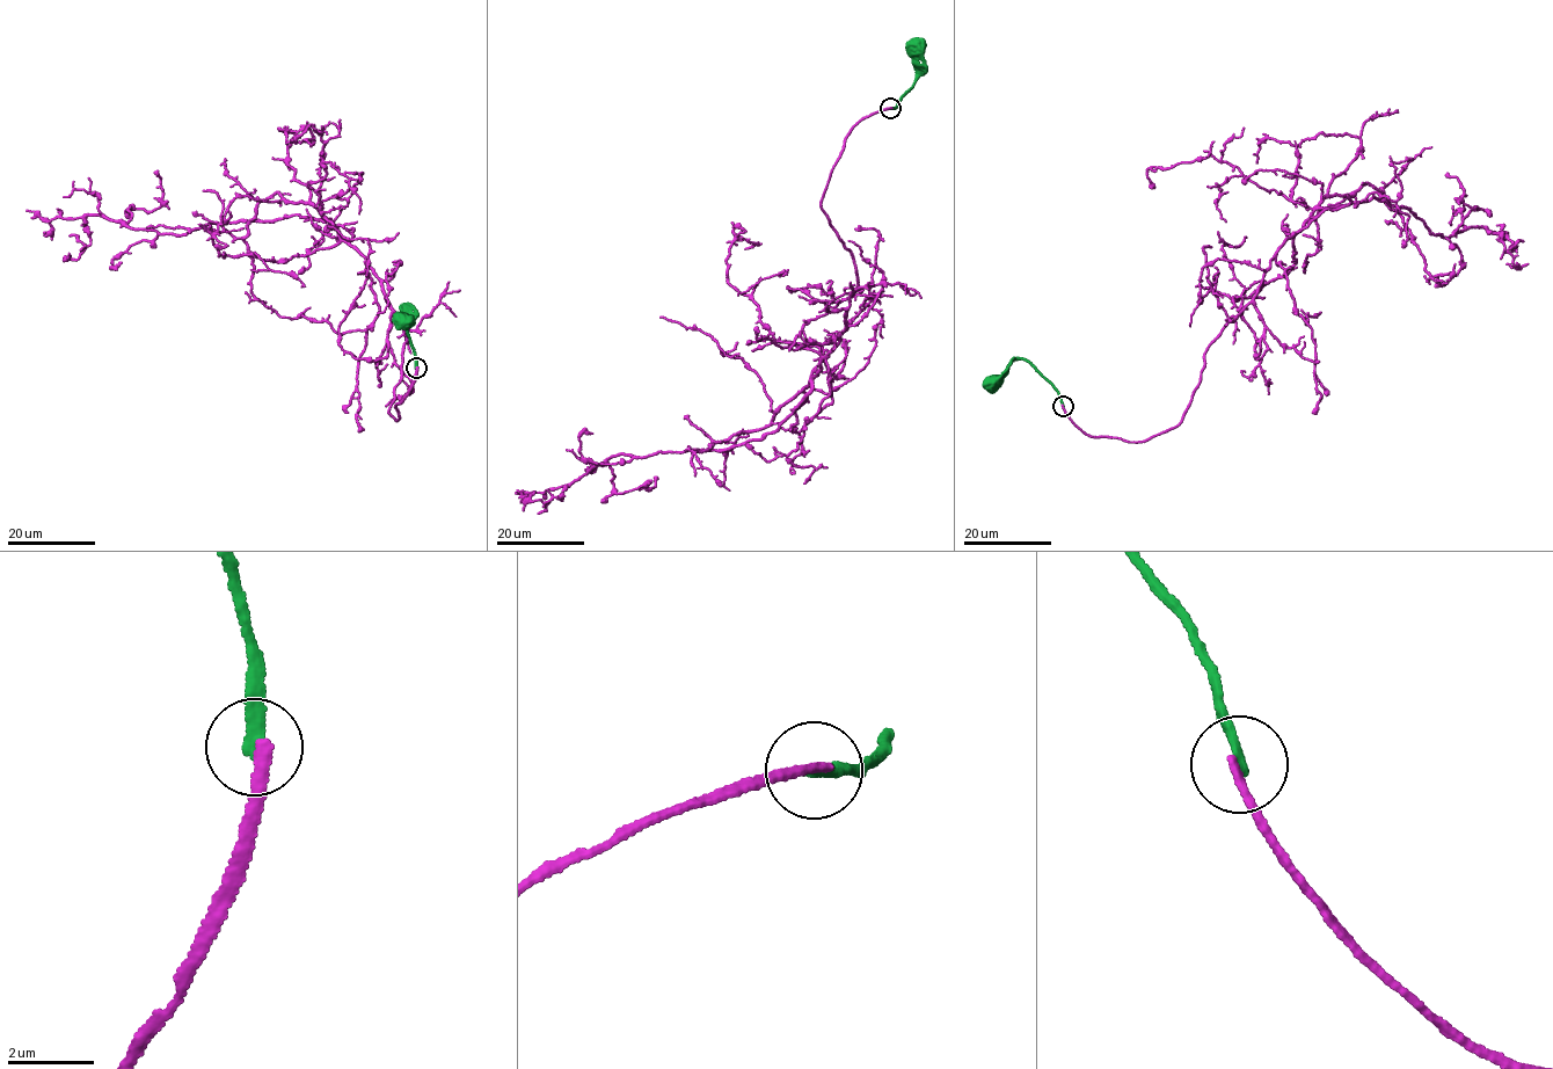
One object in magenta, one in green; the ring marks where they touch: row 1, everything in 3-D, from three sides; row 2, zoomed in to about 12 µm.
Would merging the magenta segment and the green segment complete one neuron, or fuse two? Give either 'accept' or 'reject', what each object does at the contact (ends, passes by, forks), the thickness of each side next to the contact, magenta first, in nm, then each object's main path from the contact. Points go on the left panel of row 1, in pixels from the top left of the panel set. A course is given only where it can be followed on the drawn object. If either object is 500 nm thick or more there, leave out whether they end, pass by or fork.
reject; magenta ends there; green ends there; 240 nm thick on the magenta side, 280 nm on the other; magenta runs (416, 368), (396, 421), (407, 329), (325, 217), (174, 235), (88, 215), (90, 244), (64, 257); green runs (416, 368), (403, 304), (402, 315)

